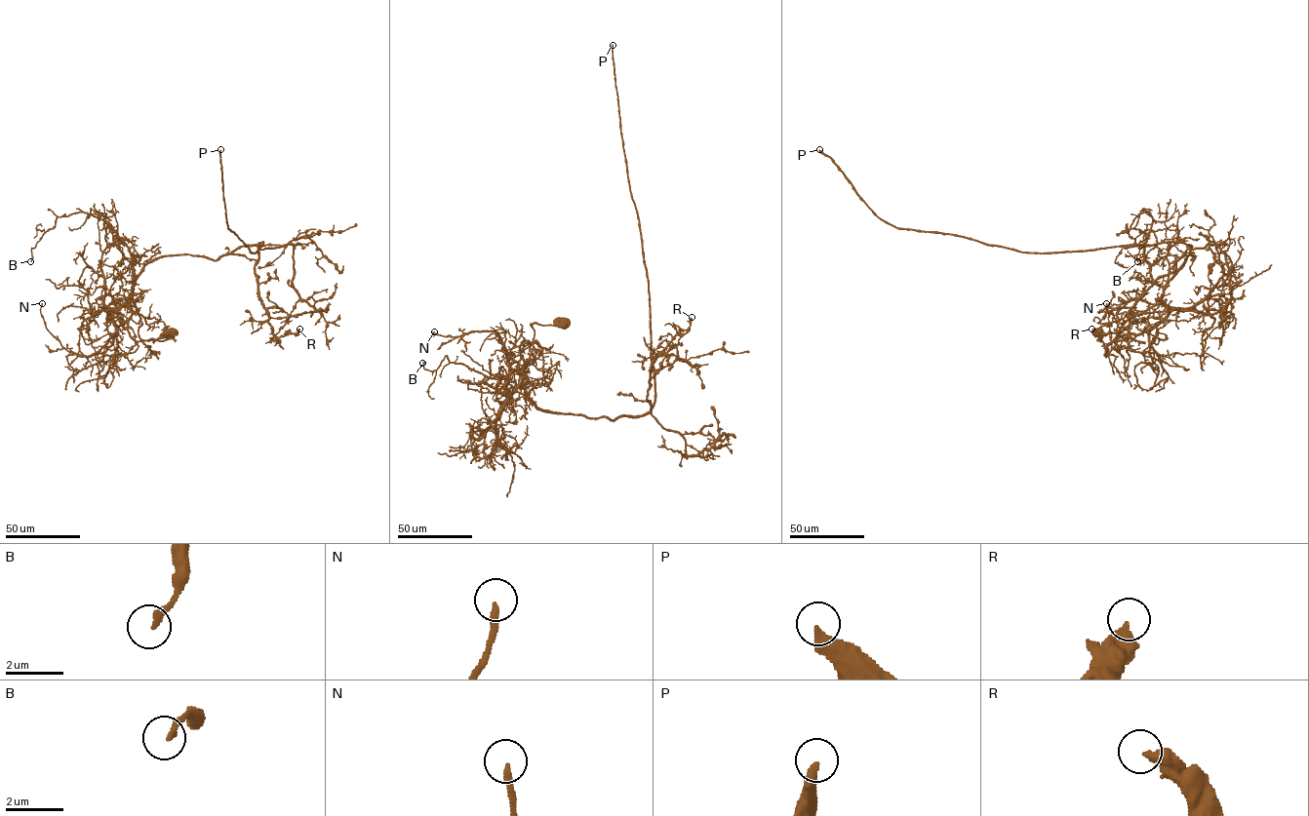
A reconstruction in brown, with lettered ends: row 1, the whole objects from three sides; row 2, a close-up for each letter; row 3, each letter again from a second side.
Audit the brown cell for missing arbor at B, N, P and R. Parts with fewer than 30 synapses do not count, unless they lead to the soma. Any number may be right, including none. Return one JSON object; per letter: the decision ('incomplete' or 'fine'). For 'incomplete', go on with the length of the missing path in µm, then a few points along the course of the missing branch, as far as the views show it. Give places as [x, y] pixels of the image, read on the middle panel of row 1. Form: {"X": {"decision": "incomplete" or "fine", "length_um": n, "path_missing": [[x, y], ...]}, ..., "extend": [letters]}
{"B": {"decision": "fine"}, "N": {"decision": "fine"}, "P": {"decision": "incomplete", "length_um": 250}, "R": {"decision": "fine"}, "extend": ["P"]}

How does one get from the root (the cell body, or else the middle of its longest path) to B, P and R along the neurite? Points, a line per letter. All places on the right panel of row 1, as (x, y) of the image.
B: (1096, 332), (1159, 302), (1145, 212), (1130, 226), (1146, 240), (1137, 261)
P: (1096, 332), (1099, 340), (1102, 327), (1156, 305), (1194, 258), (1190, 246), (1027, 252), (896, 228), (819, 149)
R: (1096, 332), (1099, 340), (1102, 327), (1156, 305), (1194, 258), (1190, 246), (1129, 312), (1128, 335), (1091, 329)

